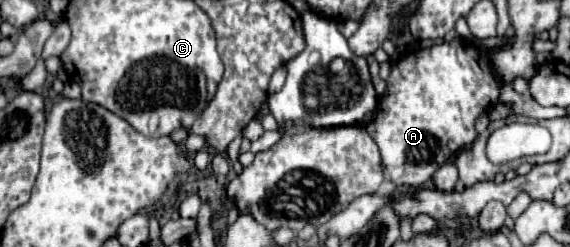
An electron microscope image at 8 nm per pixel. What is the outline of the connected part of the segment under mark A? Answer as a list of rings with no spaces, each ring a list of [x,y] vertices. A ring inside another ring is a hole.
[[[455,38],[445,44],[435,44],[431,48],[415,50],[403,56],[387,78],[387,90],[379,98],[379,106],[373,114],[373,120],[367,122],[367,132],[381,150],[381,164],[387,182],[393,182],[397,188],[421,188],[433,178],[439,166],[449,162],[461,148],[467,148],[477,138],[475,120],[493,108],[501,94],[501,82],[495,78],[489,58],[469,42]]]

